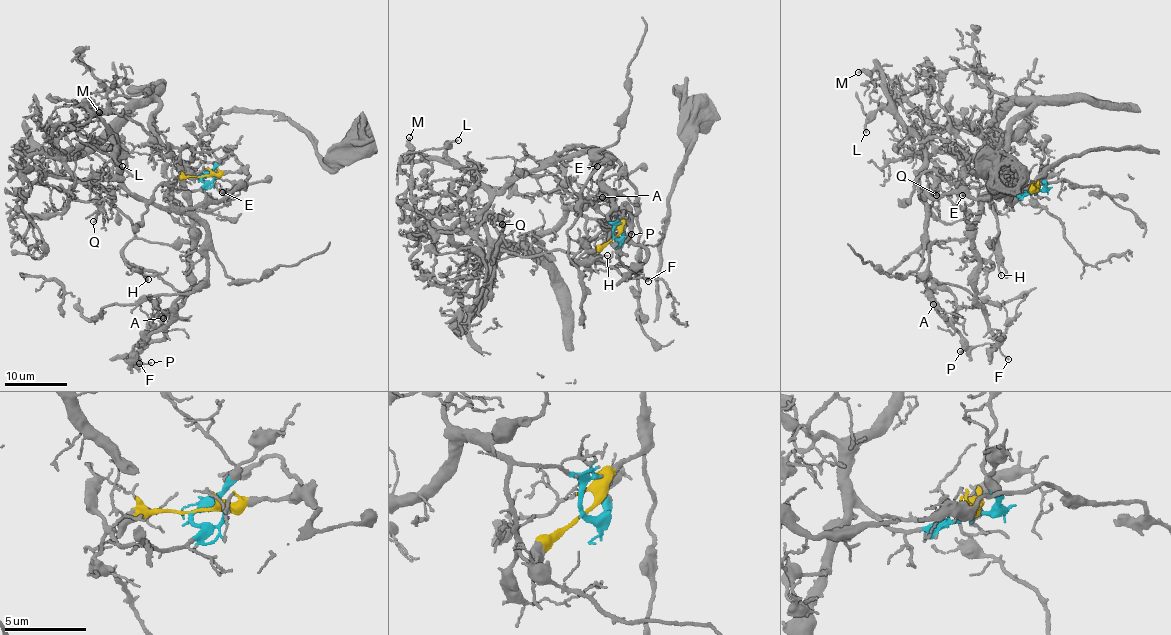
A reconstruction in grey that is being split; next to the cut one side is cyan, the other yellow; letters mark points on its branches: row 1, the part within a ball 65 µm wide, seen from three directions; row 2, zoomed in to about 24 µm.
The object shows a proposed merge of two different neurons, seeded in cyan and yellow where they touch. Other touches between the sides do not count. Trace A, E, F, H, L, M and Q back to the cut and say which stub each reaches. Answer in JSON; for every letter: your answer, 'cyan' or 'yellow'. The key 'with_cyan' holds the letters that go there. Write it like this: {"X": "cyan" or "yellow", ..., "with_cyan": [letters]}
{"A": "cyan", "E": "yellow", "F": "cyan", "H": "yellow", "L": "yellow", "M": "yellow", "Q": "cyan", "with_cyan": ["A", "F", "Q"]}

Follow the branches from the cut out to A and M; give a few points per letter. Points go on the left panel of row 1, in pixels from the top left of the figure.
A: (202, 177), (199, 189), (182, 187), (193, 236), (190, 292), (163, 312), (168, 315), (155, 304), (163, 318)
M: (202, 177), (251, 176), (219, 201), (185, 208), (142, 201), (122, 183), (111, 130), (88, 108), (100, 112)

